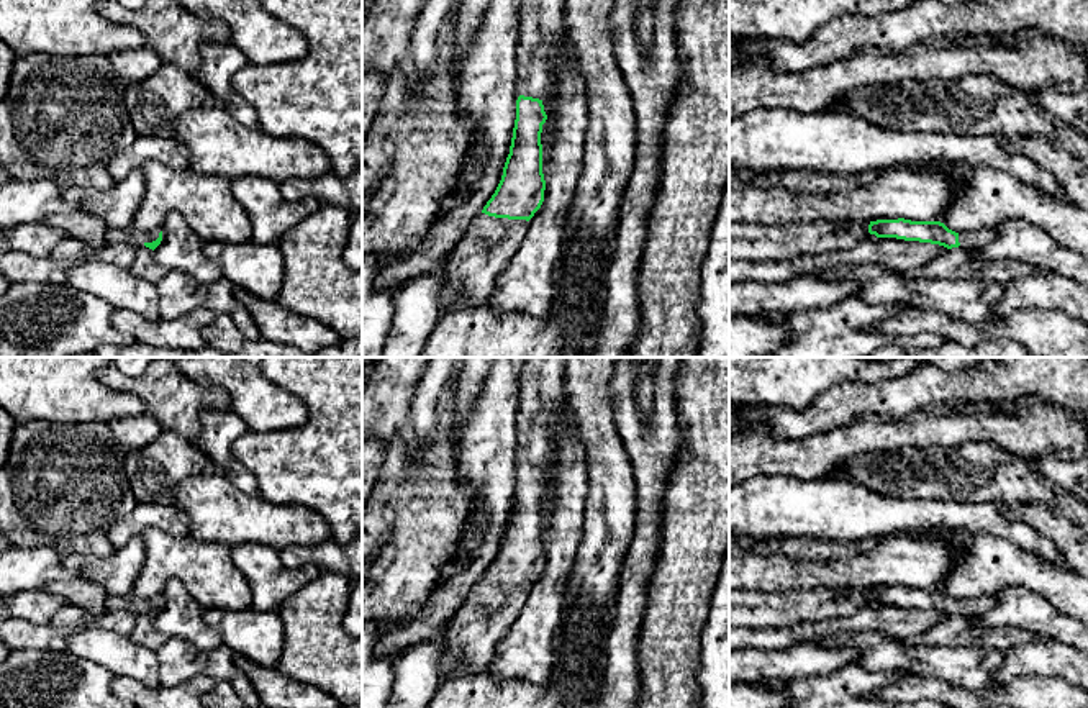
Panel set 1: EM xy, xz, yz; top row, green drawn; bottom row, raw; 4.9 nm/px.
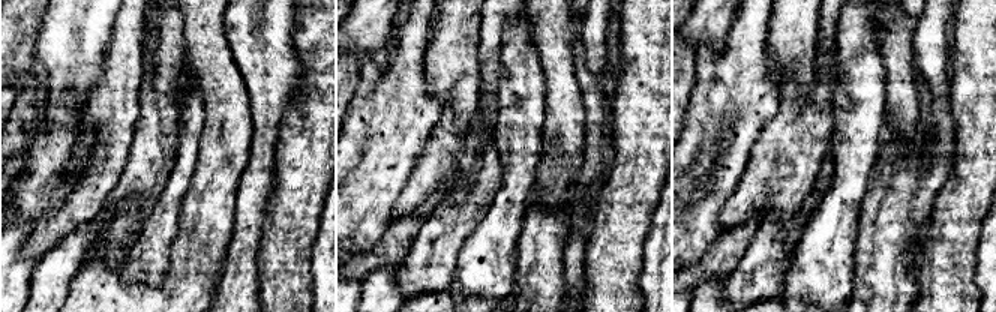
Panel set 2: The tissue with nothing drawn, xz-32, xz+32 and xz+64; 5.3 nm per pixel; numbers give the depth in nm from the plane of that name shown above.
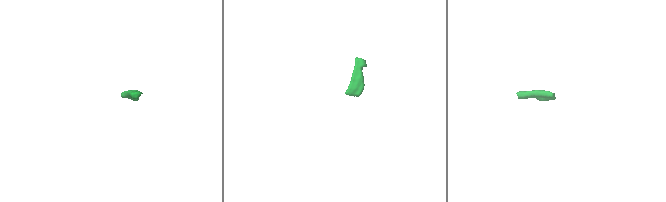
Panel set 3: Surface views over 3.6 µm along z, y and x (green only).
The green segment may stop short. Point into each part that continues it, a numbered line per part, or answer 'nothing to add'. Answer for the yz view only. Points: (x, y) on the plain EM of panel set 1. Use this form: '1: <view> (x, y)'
1: yz (970, 608)

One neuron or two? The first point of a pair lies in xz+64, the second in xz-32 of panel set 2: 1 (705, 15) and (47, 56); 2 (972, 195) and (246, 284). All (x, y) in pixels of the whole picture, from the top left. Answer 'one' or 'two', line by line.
1: two
2: two

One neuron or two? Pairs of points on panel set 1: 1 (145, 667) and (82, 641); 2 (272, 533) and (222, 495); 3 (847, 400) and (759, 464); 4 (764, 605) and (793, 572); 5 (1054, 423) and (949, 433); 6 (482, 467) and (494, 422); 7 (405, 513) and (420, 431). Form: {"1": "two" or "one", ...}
{"1": "one", "2": "one", "3": "two", "4": "two", "5": "one", "6": "one", "7": "two"}

